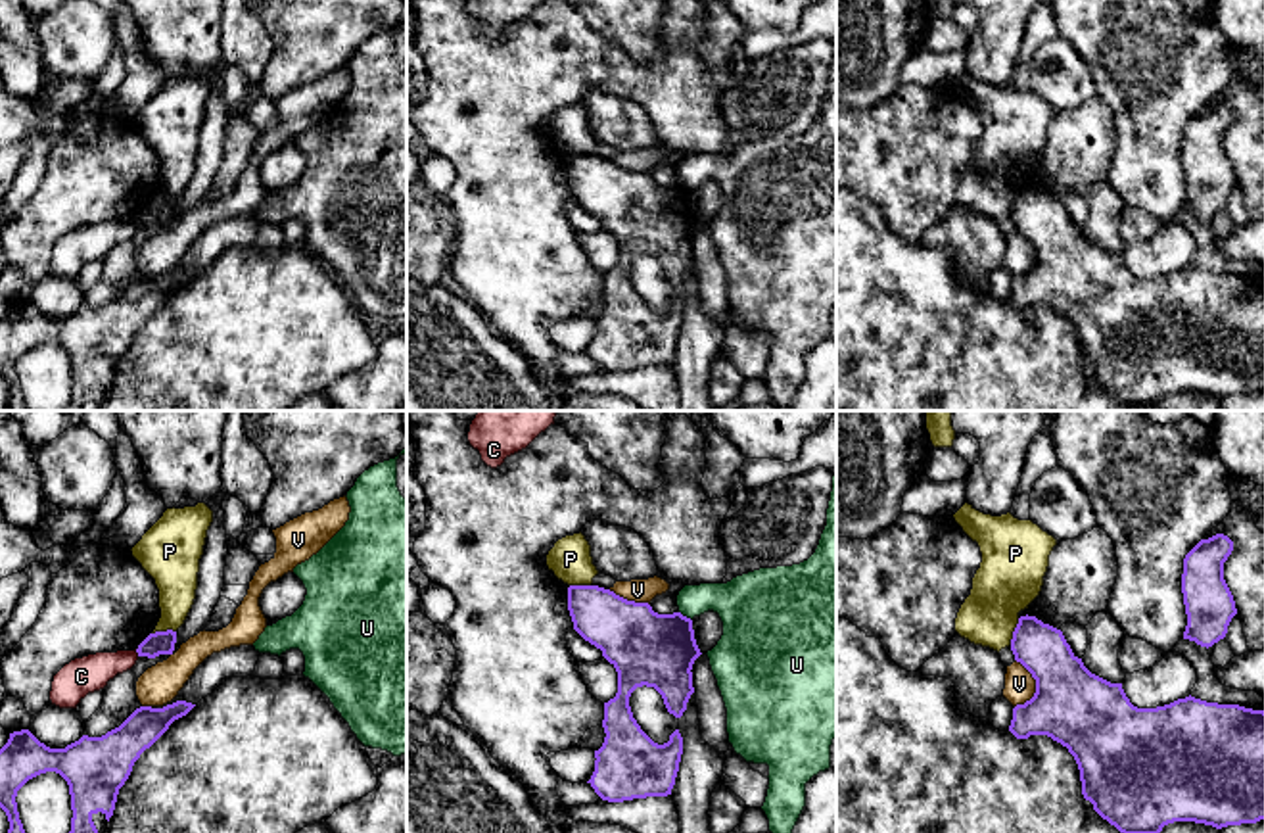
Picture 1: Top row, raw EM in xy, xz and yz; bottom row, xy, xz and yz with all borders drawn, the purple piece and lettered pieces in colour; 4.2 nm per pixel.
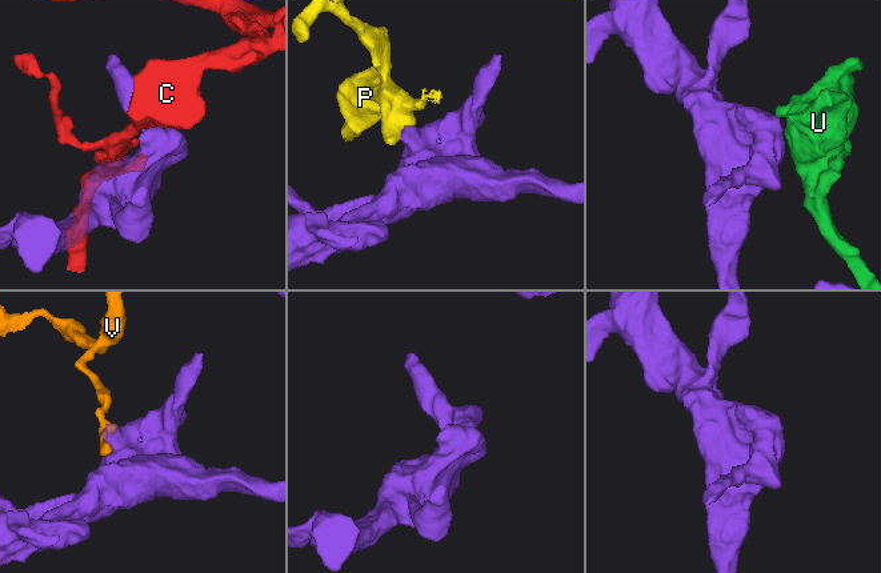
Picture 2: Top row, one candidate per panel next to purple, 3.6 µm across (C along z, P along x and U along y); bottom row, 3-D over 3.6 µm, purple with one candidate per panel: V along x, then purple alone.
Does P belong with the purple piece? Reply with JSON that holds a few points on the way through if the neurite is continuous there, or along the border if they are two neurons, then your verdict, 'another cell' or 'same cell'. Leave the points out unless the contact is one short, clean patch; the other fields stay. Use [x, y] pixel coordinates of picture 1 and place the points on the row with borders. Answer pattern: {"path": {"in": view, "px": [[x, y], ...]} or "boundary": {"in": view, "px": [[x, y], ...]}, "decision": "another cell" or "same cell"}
{"boundary": {"in": "yz", "px": [[1019, 618], [1009, 643]]}, "decision": "another cell"}

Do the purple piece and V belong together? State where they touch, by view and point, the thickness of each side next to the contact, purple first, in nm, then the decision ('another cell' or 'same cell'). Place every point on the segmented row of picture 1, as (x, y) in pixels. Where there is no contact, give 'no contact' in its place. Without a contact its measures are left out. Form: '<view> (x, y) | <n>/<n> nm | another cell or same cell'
yz (1036, 686) | 320/130 nm | another cell

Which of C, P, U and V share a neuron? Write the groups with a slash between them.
C / P / U / V

